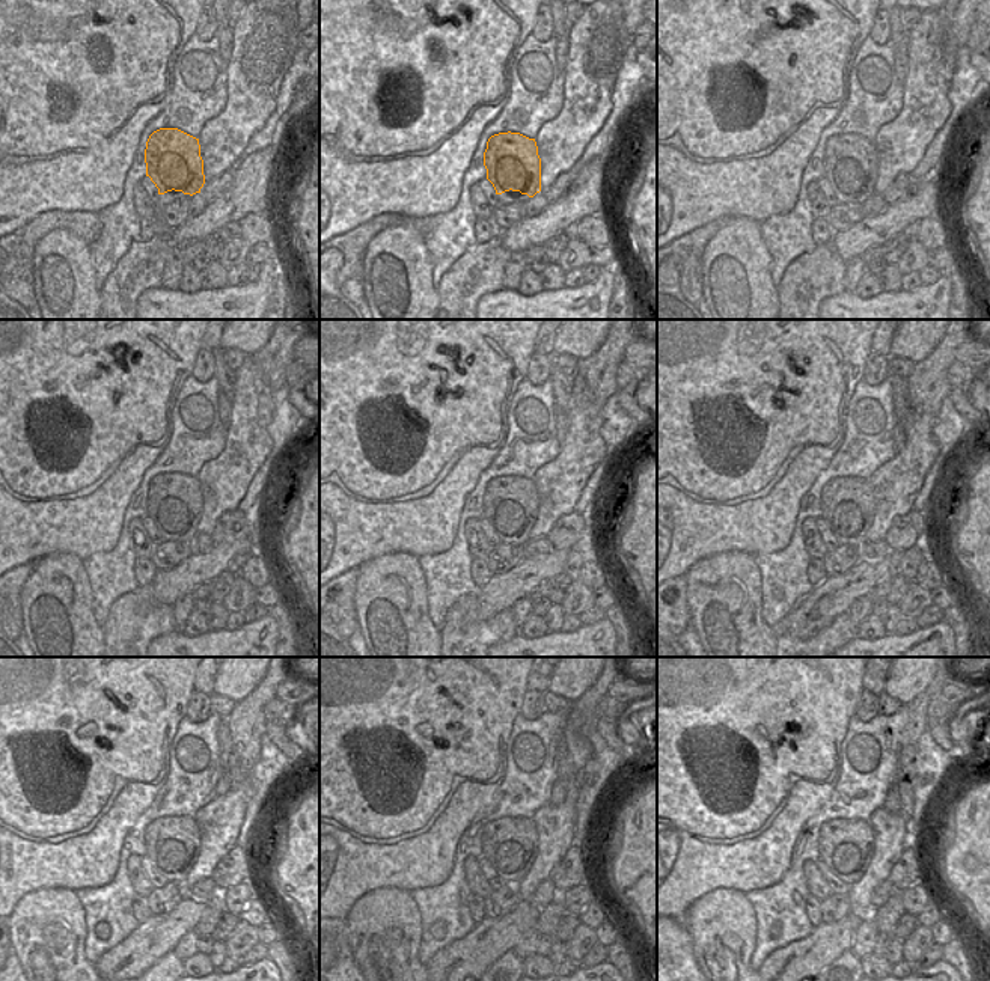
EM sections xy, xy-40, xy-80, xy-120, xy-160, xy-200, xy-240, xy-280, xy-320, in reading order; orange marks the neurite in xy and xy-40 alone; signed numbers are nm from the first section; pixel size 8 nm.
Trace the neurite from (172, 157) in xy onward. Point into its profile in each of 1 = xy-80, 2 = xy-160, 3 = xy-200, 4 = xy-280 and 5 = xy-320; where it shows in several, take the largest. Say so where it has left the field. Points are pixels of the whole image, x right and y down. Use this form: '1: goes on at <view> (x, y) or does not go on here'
1: goes on at xy-80 (850, 160)
2: goes on at xy-160 (508, 501)
3: goes on at xy-200 (846, 502)
4: goes on at xy-280 (504, 840)
5: goes on at xy-320 (840, 841)

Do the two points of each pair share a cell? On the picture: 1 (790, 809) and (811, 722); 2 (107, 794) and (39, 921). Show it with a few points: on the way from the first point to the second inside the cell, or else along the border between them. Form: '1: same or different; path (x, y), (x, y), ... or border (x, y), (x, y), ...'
1: same; path (791, 788), (791, 757), (797, 751), (799, 743)
2: different; border (74, 889), (39, 888), (29, 891), (23, 897)

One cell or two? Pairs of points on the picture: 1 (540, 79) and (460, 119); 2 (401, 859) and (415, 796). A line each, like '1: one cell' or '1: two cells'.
1: two cells
2: one cell

